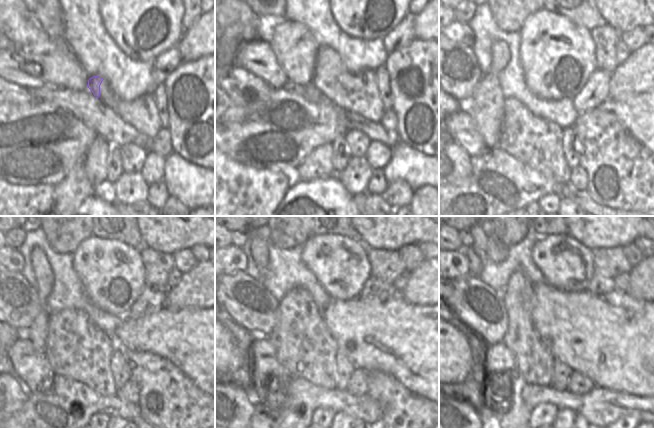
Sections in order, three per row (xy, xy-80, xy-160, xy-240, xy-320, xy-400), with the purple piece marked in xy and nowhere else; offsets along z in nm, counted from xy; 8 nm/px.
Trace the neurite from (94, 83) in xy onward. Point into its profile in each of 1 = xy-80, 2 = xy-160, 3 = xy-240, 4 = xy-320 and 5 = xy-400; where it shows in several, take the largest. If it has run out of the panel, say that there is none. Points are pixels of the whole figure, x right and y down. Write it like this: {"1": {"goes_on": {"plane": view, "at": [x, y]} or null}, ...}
{"1": {"goes_on": {"plane": "xy-80", "at": [328, 61]}}, "2": {"goes_on": {"plane": "xy-160", "at": [570, 46]}}, "3": {"goes_on": {"plane": "xy-240", "at": [119, 266]}}, "4": {"goes_on": {"plane": "xy-320", "at": [342, 264]}}, "5": {"goes_on": {"plane": "xy-400", "at": [566, 264]}}}

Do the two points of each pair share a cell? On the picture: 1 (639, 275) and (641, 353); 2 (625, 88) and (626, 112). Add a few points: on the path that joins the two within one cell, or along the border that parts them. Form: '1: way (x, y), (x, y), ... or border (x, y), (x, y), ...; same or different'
1: border (627, 290), (631, 295), (643, 301); different
2: border (643, 92), (628, 95), (622, 101), (608, 98); different

